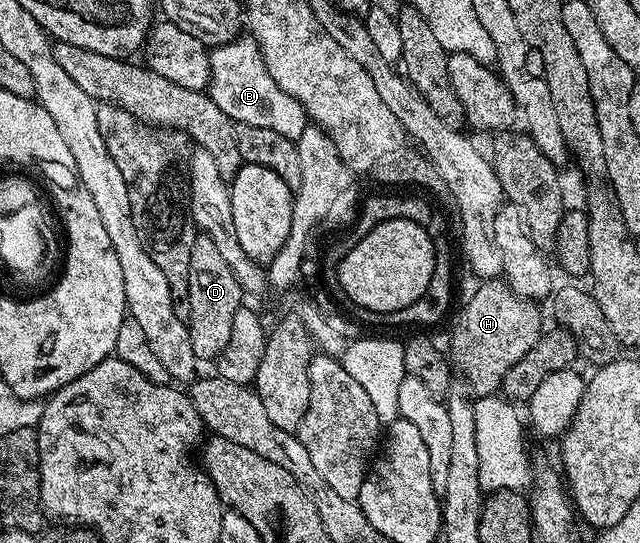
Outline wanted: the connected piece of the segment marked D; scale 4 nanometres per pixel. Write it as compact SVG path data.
M197 234L194 249L190 249L190 317L187 327L190 342L194 347L197 360L214 361L226 349L226 341L230 341L230 333L234 326L234 313L242 306L242 292L238 285L238 277L234 277L234 269L226 263L222 253L218 253L211 235Z

